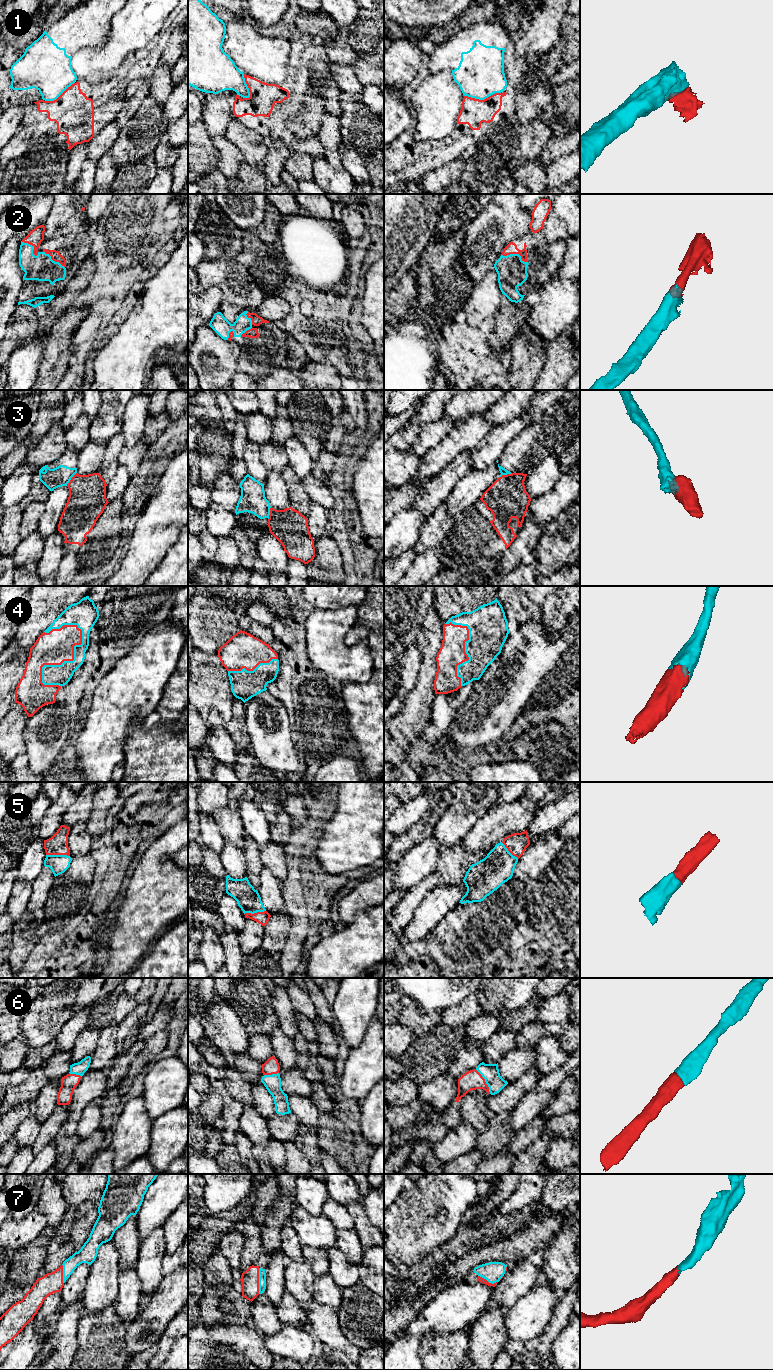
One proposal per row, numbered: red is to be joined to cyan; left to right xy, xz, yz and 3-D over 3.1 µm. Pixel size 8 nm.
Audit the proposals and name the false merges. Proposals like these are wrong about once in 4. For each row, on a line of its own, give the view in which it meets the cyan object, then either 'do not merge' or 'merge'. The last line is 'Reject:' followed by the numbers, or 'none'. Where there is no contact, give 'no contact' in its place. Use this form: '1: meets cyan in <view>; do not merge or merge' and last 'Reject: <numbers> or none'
1: meets cyan in yz; do not merge
2: meets cyan in yz; merge
3: meets cyan in xy; do not merge
4: meets cyan in xy; merge
5: meets cyan in xy; merge
6: meets cyan in yz; merge
7: meets cyan in xz; merge
Reject: 1, 3

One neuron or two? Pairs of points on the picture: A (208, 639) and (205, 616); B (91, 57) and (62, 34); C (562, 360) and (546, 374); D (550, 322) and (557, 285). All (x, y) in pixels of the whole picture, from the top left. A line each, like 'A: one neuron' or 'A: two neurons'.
A: one neuron
B: two neurons
C: one neuron
D: one neuron

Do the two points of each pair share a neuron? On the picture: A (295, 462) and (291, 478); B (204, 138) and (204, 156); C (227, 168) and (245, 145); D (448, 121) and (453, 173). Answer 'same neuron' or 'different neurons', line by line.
A: different neurons
B: same neuron
C: different neurons
D: different neurons

